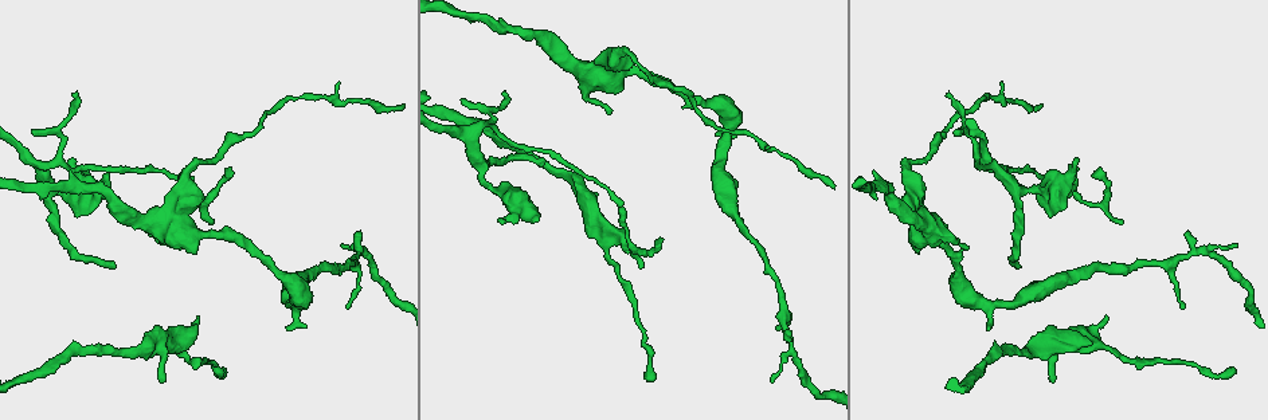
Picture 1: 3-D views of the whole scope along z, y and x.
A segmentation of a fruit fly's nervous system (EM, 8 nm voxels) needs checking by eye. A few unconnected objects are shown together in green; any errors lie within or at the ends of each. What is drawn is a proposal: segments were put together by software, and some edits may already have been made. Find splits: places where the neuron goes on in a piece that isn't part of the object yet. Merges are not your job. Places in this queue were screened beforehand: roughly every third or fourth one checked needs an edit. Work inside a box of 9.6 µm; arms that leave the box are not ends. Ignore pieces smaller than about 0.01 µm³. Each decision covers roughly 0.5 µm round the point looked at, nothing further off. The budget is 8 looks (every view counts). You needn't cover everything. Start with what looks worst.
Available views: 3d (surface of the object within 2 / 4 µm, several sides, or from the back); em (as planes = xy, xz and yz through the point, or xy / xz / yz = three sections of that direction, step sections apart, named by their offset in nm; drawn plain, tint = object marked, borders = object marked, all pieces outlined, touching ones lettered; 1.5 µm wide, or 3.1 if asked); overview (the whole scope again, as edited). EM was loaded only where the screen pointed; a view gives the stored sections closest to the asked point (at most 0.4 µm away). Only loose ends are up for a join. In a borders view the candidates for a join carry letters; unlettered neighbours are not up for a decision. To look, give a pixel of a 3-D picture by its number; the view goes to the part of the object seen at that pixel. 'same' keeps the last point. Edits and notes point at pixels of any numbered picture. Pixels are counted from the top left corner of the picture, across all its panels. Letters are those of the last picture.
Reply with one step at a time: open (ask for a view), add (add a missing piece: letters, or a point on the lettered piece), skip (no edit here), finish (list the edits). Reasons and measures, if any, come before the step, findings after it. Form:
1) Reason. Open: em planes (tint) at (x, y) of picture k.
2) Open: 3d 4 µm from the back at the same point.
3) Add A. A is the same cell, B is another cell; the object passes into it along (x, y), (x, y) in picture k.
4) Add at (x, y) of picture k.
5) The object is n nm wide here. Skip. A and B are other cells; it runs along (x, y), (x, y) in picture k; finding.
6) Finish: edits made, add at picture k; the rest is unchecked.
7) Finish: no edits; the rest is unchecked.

Branch stops here. Open: 3d 2 µm at (76, 161) of picture 1.

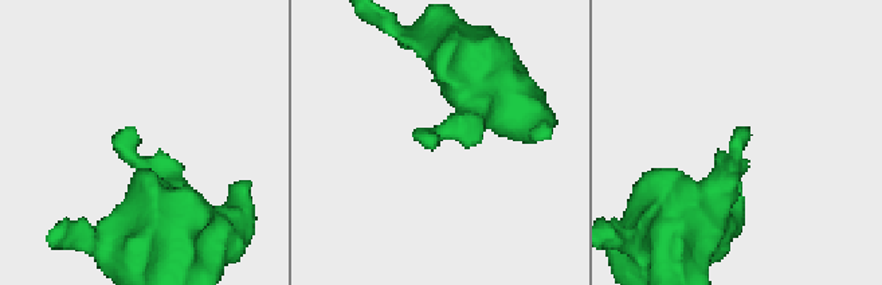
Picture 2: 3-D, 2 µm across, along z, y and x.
Open: em planes (plain) at (134, 130) of picture 2.

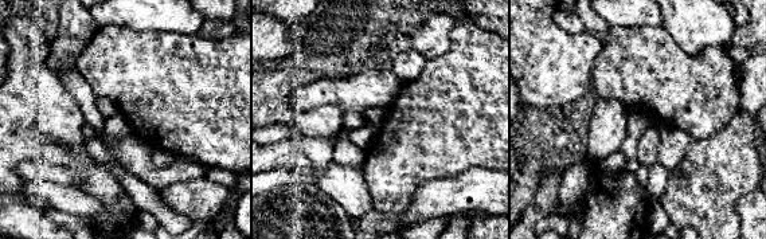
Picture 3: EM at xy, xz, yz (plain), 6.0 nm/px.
Open: em planes (borders) at the same point.

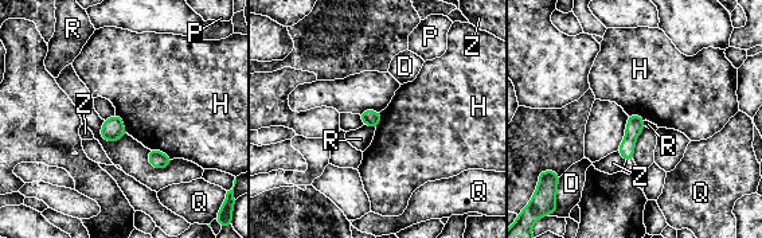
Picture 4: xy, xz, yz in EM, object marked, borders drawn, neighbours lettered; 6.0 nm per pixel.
Skip. D, H, P, Q, R and Z are other cells; a border runs along (149, 148), (156, 148), (172, 159) in picture 4; no lettered piece goes on from it.

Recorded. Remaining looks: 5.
An open end. Open: 3d 4 µm at (165, 379) of picture 1.

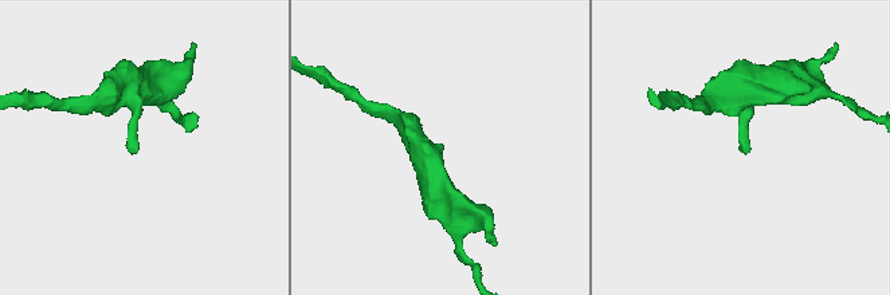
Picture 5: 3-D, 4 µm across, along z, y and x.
Shape alone is not enough. Open: em xy step 8 (tint) at (135, 151) of picture 5.

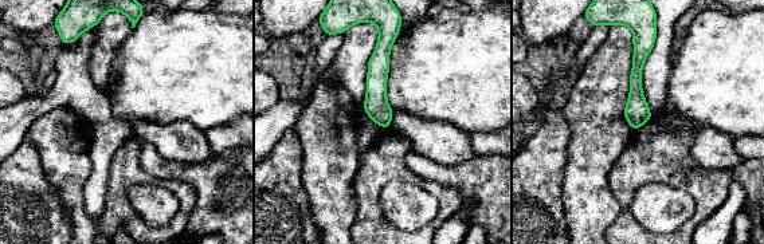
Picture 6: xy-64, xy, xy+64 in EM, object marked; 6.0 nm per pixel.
Another direction. Open: em planes (borders) at the same point.

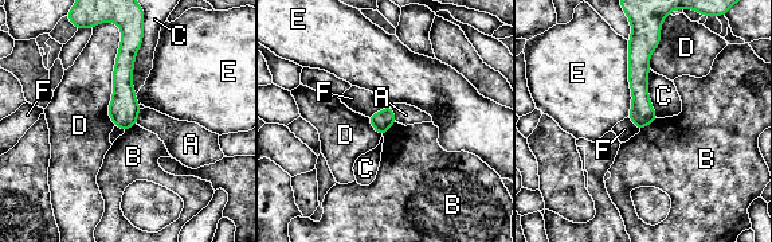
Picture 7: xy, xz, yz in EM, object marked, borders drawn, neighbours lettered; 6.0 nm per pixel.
The longest contact is with D, 600 nm. Skip. A, B, C, D, E and F are other cells; it runs along (134, 41), (124, 66), (124, 125) in picture 7; none of them fits.

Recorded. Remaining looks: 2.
Tapers out. Open: 3d 2 µm from the back at (1184, 306) of picture 1.

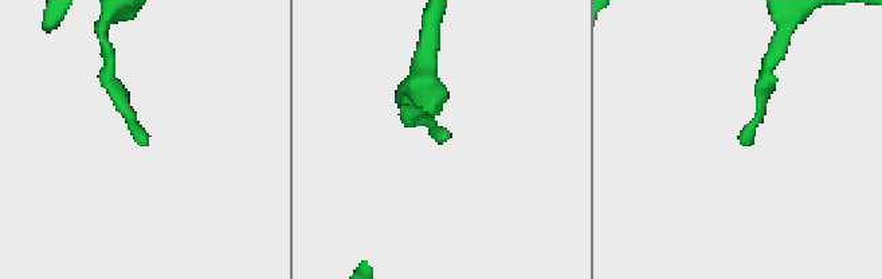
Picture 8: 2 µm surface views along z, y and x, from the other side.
Need the tissue. Open: em planes (borders) at (444, 138) of picture 8.

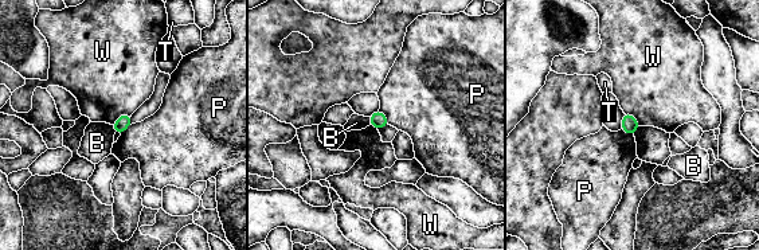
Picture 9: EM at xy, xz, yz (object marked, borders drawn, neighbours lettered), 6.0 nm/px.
Skip. B, P, T and W are other cells; a border runs along (130, 114), (121, 114), (113, 125) in picture 9; none of them fits.

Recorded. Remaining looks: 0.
Finish: no edits; the rest is unchecked.

